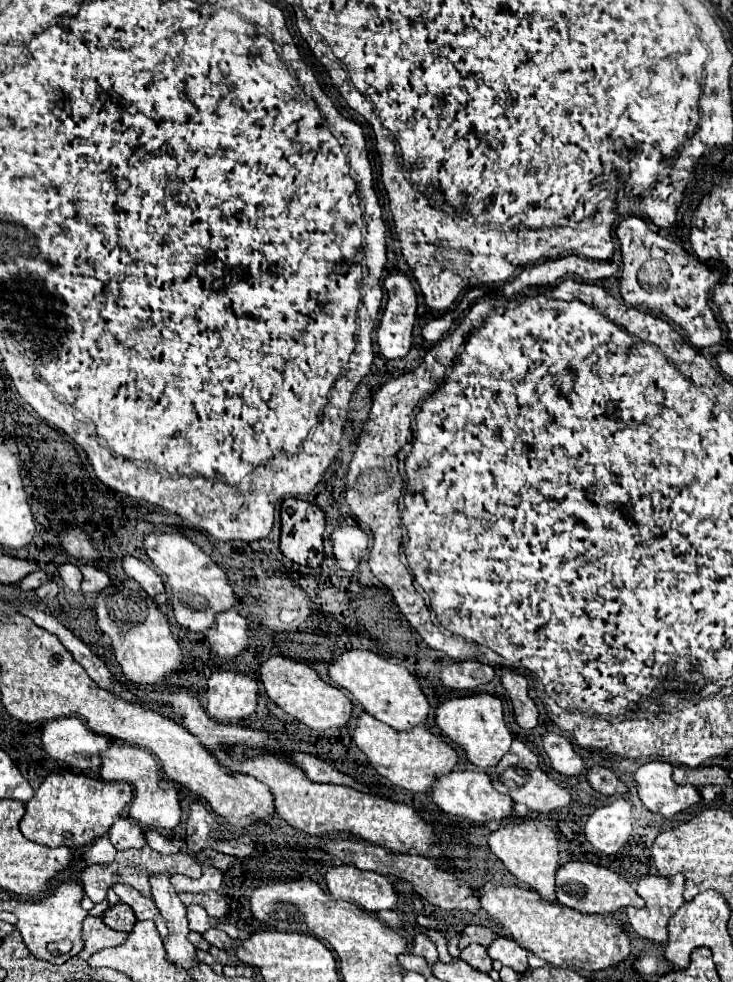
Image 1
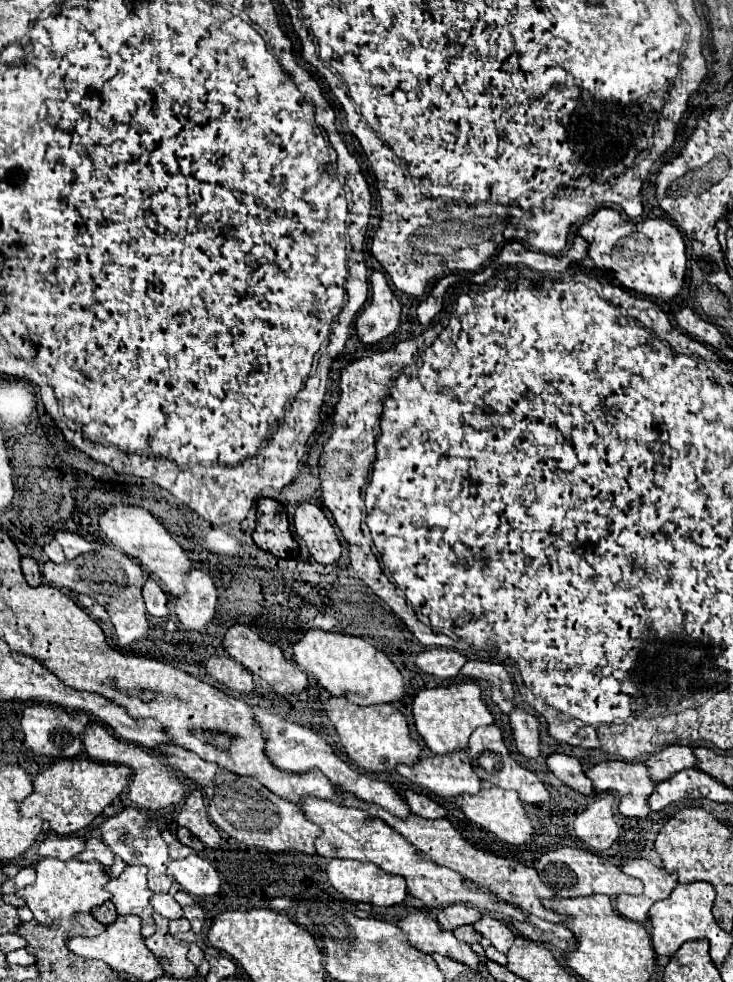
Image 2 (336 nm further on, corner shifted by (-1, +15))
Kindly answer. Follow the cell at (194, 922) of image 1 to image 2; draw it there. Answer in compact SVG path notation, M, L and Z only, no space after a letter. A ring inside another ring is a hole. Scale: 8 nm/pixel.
M154 894L150 898L150 904L152 904L156 914L160 914L160 916L164 916L168 920L182 918L182 908L180 908L180 904L170 894Z

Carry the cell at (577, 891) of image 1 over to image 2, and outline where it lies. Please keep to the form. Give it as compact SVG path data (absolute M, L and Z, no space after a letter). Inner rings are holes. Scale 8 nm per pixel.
M560 848L546 852L536 866L542 882L554 890L560 898L576 898L576 896L590 896L590 894L606 894L612 900L620 894L638 894L642 892L642 882L638 878L626 876L618 866L608 862L602 856L592 854L590 850L582 848Z

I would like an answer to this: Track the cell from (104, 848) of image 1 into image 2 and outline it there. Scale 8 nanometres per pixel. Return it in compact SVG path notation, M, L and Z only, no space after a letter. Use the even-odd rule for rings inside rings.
M50 834L46 840L38 844L40 858L56 858L56 860L70 860L84 850L84 840L74 836L56 836Z

